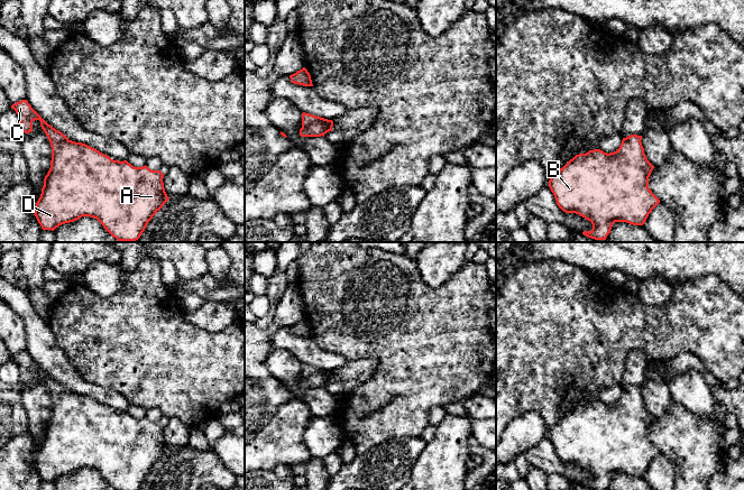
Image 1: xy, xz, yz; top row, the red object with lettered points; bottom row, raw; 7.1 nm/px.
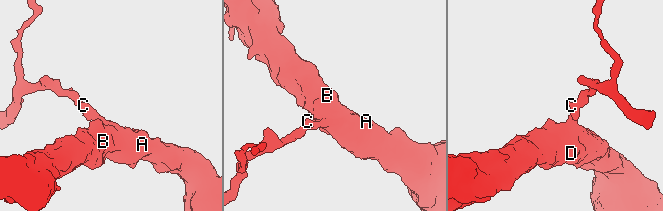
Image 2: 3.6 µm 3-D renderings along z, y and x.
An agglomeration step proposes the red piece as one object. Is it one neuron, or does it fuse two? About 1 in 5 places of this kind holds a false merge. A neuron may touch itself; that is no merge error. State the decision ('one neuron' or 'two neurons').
one neuron

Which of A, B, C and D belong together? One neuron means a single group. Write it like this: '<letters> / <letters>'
A B C D

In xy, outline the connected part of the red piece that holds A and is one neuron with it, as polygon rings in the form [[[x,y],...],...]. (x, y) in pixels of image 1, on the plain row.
[[[27,351],[13,354],[11,360],[19,368],[20,383],[31,383],[33,373],[39,371],[50,394],[50,419],[44,429],[34,465],[42,480],[54,482],[62,475],[90,468],[97,470],[116,490],[139,490],[148,473],[169,451],[164,440],[164,425],[146,416],[134,418],[127,412],[113,412],[85,395],[70,391],[48,376]]]

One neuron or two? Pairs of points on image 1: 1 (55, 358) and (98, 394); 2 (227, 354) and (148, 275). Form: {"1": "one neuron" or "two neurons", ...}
{"1": "one neuron", "2": "one neuron"}

